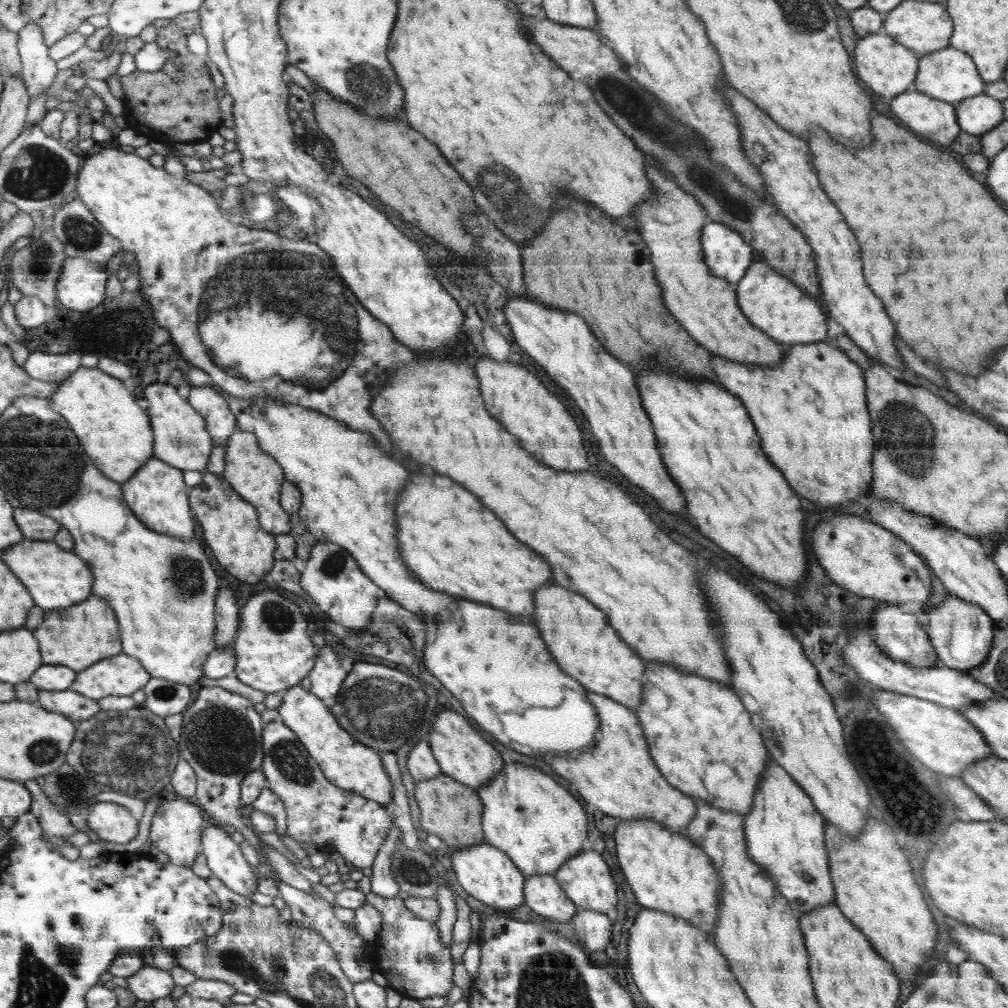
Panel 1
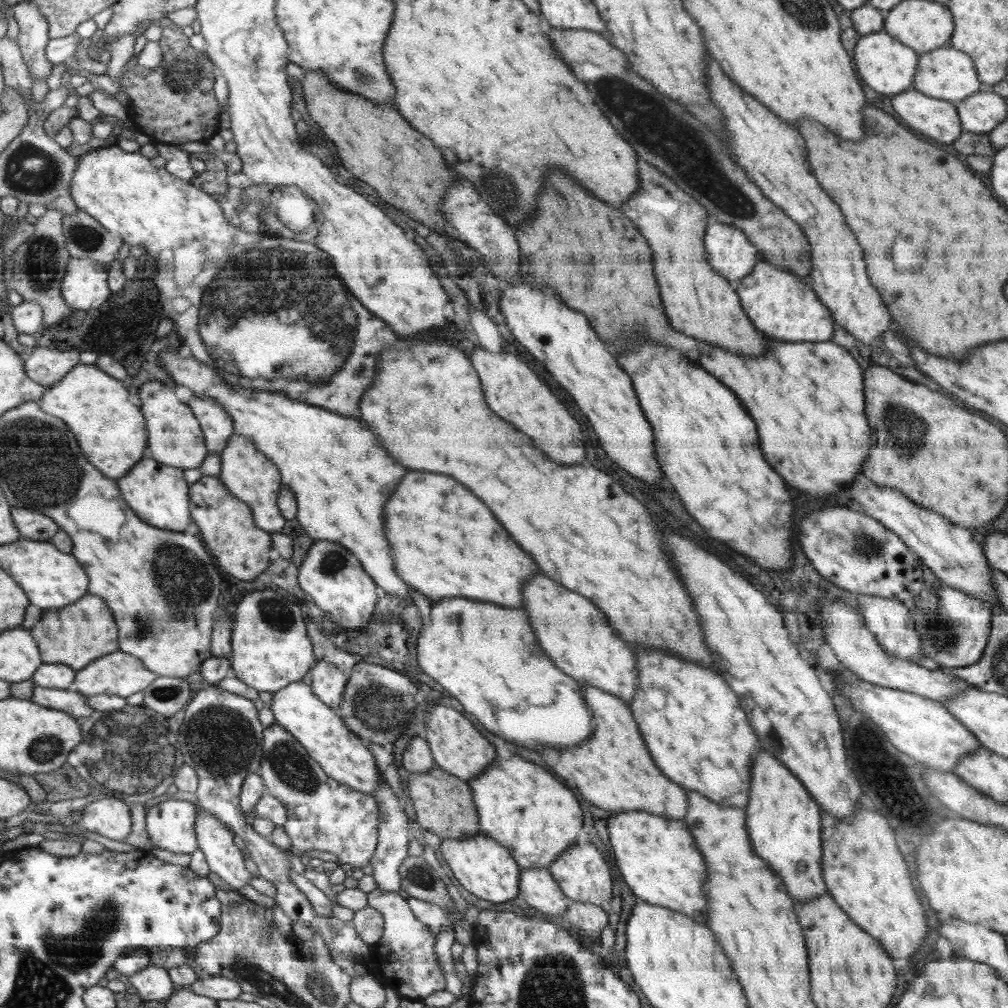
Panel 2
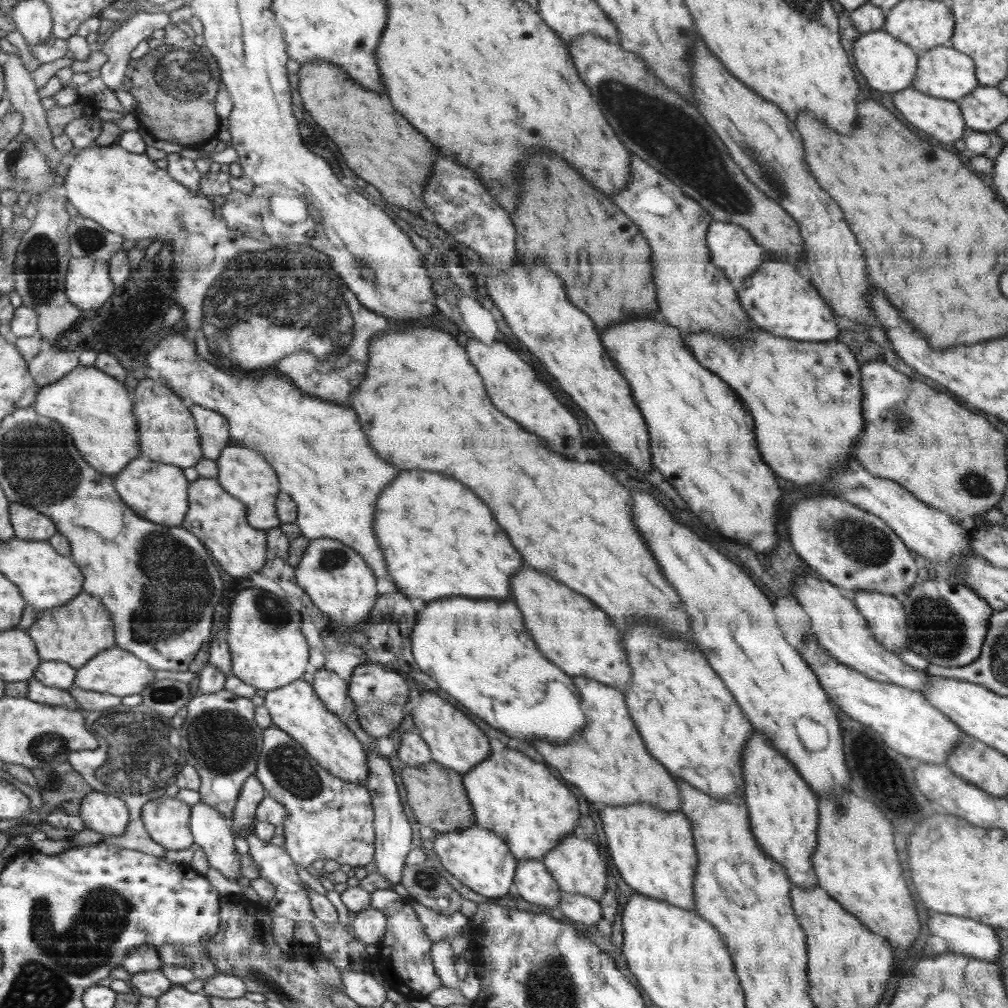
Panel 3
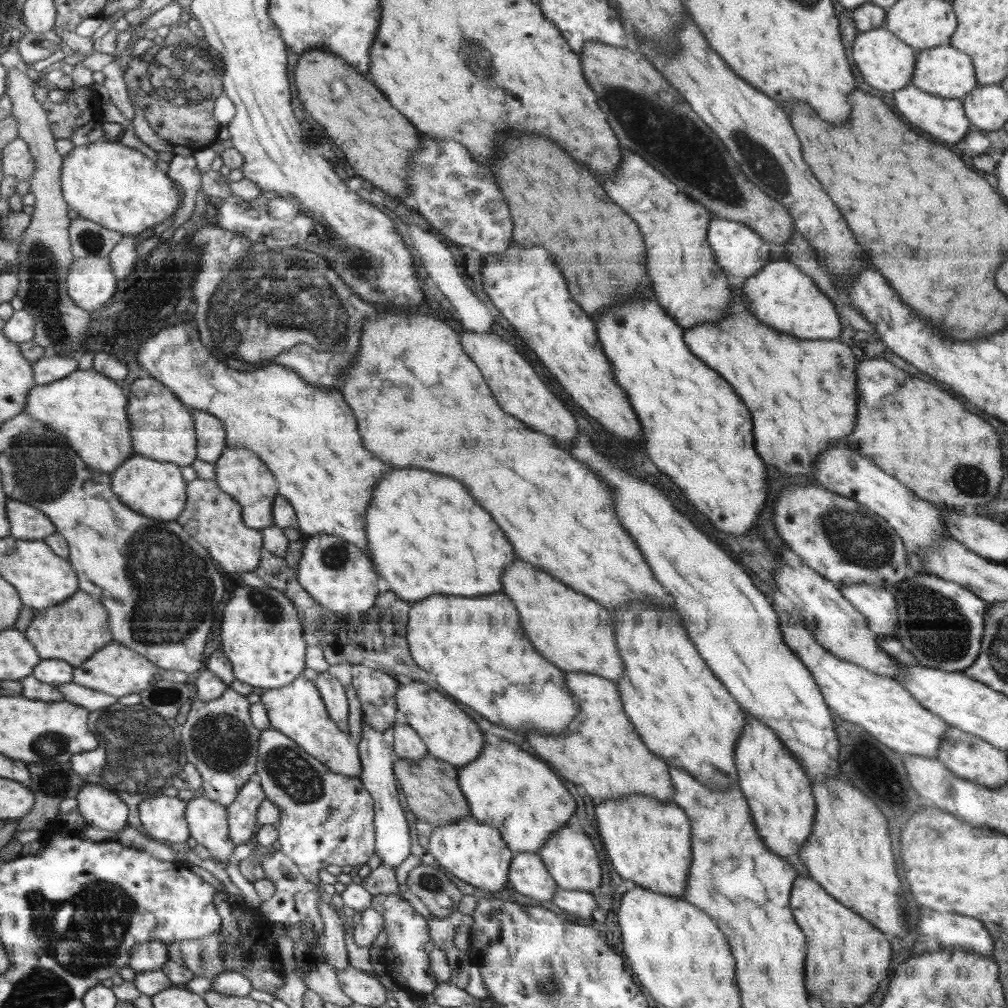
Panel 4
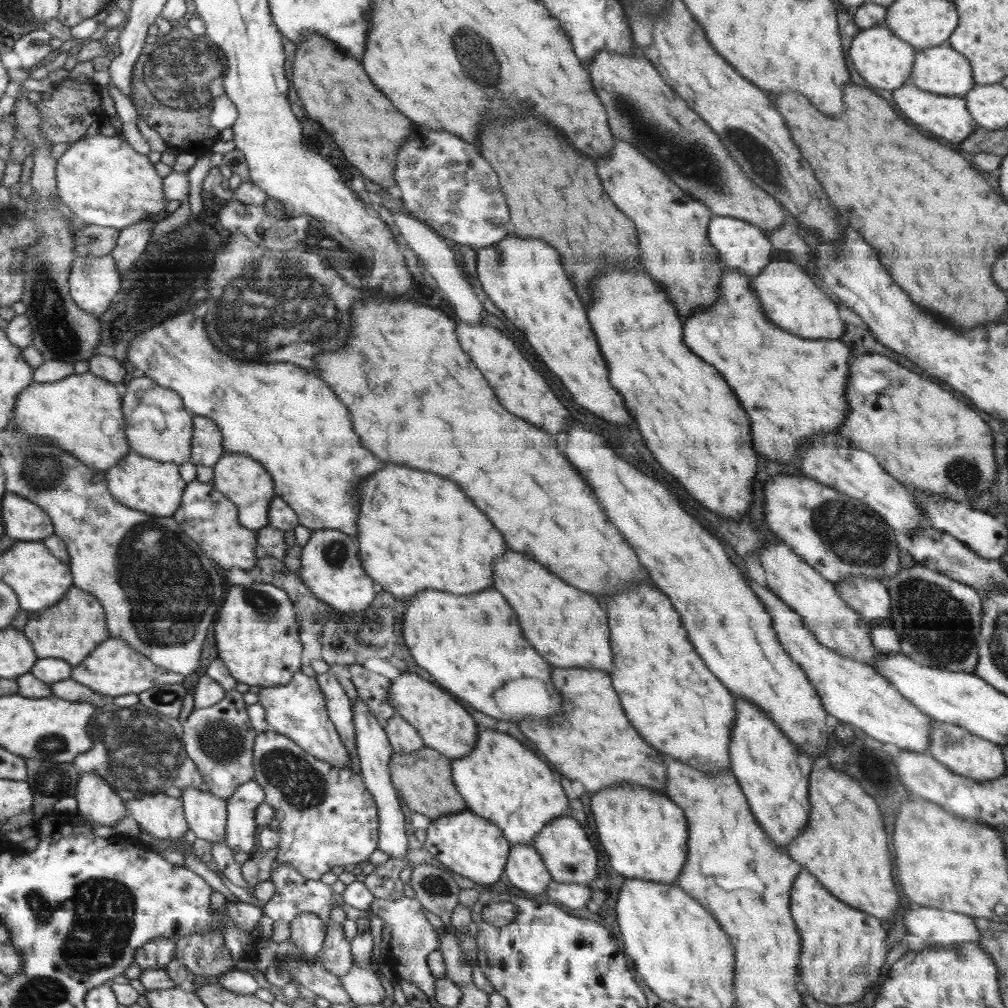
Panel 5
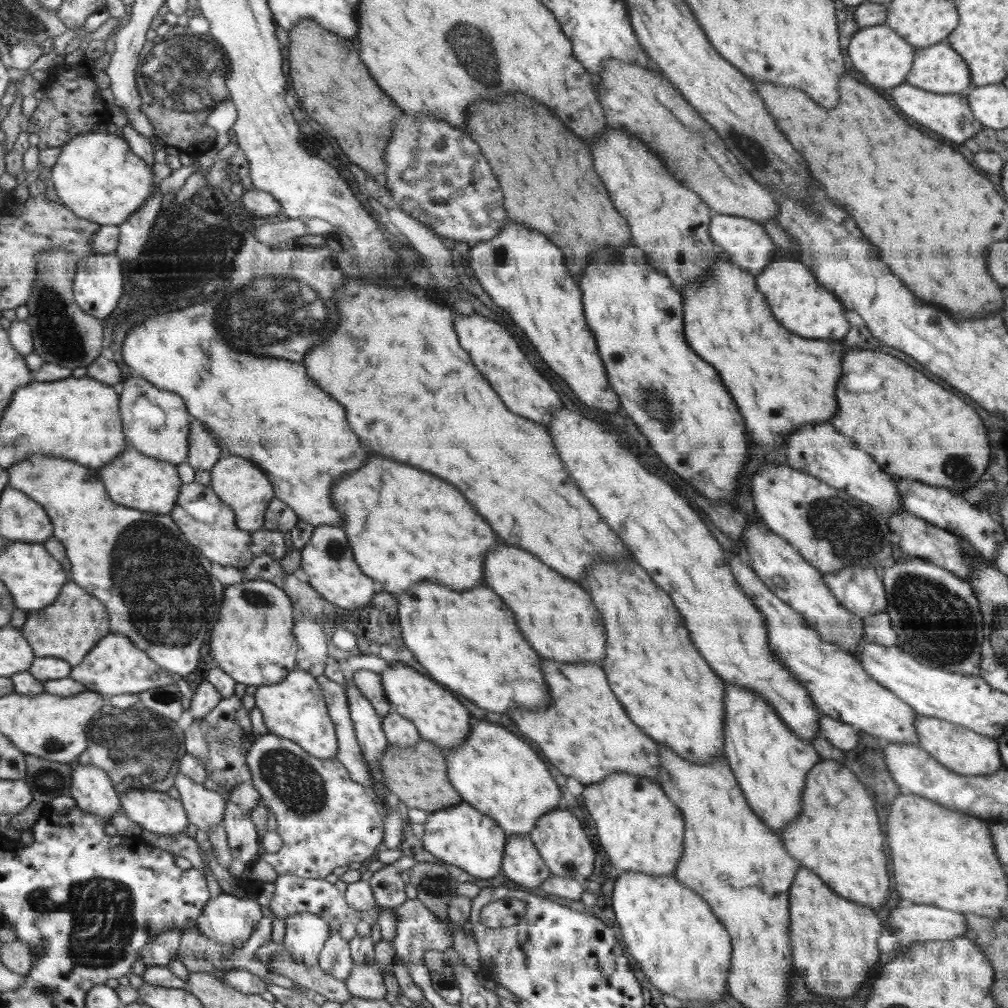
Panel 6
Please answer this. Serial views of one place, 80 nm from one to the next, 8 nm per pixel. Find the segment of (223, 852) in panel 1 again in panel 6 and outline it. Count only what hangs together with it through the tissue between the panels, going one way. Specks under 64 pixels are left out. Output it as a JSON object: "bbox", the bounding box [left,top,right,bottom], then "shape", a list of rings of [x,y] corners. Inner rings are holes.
{"bbox":[176,775,226,831],"shape":[[[182,775],[176,777],[176,790],[180,794],[180,803],[192,824],[198,831],[208,831],[223,822],[226,810],[224,797],[219,791],[207,790],[204,785],[196,784],[192,779]]]}

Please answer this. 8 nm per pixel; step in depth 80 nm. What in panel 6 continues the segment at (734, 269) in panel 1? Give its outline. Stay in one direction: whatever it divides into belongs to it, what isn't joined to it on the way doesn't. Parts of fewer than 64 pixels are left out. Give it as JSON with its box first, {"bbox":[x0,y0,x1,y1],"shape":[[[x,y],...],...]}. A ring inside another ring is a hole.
{"bbox":[711,214,776,276],"shape":[[[717,214],[712,218],[711,237],[718,246],[721,246],[730,262],[746,269],[755,276],[762,273],[770,265],[772,254],[776,250],[776,245],[772,242],[770,236],[764,232],[762,225],[742,216]]]}

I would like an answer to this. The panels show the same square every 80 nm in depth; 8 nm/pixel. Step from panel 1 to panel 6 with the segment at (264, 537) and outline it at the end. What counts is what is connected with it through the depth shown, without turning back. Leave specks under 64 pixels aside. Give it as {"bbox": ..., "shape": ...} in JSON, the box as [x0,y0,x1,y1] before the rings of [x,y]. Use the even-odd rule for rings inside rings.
{"bbox":[169,480,253,569],"shape":[[[195,480],[183,484],[177,504],[169,515],[186,535],[188,542],[200,548],[212,562],[237,569],[251,565],[250,544],[253,540],[250,540],[250,533],[239,529],[235,511],[219,498],[212,486],[204,486]]]}

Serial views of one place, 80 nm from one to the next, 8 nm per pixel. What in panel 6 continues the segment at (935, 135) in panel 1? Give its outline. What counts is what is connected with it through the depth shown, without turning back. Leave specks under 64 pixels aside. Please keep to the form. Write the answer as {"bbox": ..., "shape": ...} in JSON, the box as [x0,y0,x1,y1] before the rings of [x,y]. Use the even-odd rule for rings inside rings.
{"bbox":[890,82,983,142],"shape":[[[906,82],[896,86],[890,92],[892,100],[896,102],[896,106],[910,118],[914,118],[918,124],[946,136],[952,142],[964,142],[972,138],[983,124],[974,118],[967,101],[966,93],[963,94],[934,94],[927,90],[922,90],[917,86],[912,86]]]}

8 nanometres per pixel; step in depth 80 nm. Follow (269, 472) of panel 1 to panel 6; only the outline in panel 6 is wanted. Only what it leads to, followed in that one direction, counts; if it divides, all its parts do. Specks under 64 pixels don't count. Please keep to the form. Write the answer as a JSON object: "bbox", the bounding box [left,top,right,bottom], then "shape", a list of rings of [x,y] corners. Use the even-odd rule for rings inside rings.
{"bbox":[209,455,275,533],"shape":[[[234,455],[223,456],[209,471],[210,486],[219,498],[235,511],[239,529],[249,533],[262,529],[266,521],[267,506],[274,498],[275,491],[266,472],[252,460]]]}

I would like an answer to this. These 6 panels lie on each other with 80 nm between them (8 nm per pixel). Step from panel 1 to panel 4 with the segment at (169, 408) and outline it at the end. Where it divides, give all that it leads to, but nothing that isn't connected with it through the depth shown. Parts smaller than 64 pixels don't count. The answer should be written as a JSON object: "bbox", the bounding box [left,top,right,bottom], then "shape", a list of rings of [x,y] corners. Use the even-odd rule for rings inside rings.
{"bbox":[128,377,198,468],"shape":[[[154,377],[138,378],[132,383],[130,388],[132,394],[132,416],[128,416],[132,420],[131,426],[136,430],[132,430],[132,438],[135,443],[137,454],[146,458],[156,459],[160,462],[173,462],[181,468],[191,465],[197,459],[198,434],[195,430],[195,422],[192,422],[193,414],[190,414],[178,396],[174,396],[174,391],[166,388],[161,382],[156,382]],[[154,412],[160,414],[162,426],[154,428],[152,426],[152,416]]]}

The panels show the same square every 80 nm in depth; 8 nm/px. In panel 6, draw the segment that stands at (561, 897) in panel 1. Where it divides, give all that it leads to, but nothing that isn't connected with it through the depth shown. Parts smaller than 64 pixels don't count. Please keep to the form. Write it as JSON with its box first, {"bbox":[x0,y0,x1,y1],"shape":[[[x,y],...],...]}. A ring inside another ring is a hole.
{"bbox":[504,836,552,889],"shape":[[[530,836],[510,837],[504,850],[504,874],[526,889],[539,887],[552,875]]]}

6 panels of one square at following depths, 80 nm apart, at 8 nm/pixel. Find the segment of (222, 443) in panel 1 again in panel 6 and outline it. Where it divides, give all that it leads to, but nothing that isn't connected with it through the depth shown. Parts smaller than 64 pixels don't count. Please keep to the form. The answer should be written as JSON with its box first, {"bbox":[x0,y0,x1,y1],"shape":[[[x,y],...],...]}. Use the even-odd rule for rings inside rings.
{"bbox":[187,420,220,470],"shape":[[[194,420],[191,429],[191,452],[187,461],[193,469],[207,470],[214,468],[220,458],[220,448],[212,438],[212,430],[204,422]]]}

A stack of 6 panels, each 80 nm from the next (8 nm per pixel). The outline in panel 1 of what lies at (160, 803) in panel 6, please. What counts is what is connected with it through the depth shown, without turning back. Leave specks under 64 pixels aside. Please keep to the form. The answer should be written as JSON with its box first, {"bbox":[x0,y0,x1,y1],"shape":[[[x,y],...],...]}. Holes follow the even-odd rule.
{"bbox":[149,798,204,867],"shape":[[[178,798],[158,806],[152,818],[149,840],[169,856],[172,864],[190,867],[202,850],[203,829],[204,820],[196,803]]]}

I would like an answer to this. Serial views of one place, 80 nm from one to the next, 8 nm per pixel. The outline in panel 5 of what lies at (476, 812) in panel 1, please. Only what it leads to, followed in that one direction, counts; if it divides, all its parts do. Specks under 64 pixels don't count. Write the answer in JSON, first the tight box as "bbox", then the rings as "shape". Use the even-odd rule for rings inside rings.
{"bbox":[390,746,467,820],"shape":[[[423,746],[418,752],[394,752],[390,757],[390,782],[394,785],[411,813],[420,813],[430,820],[452,815],[467,809],[467,804],[459,794],[452,779],[451,759],[430,746]]]}

